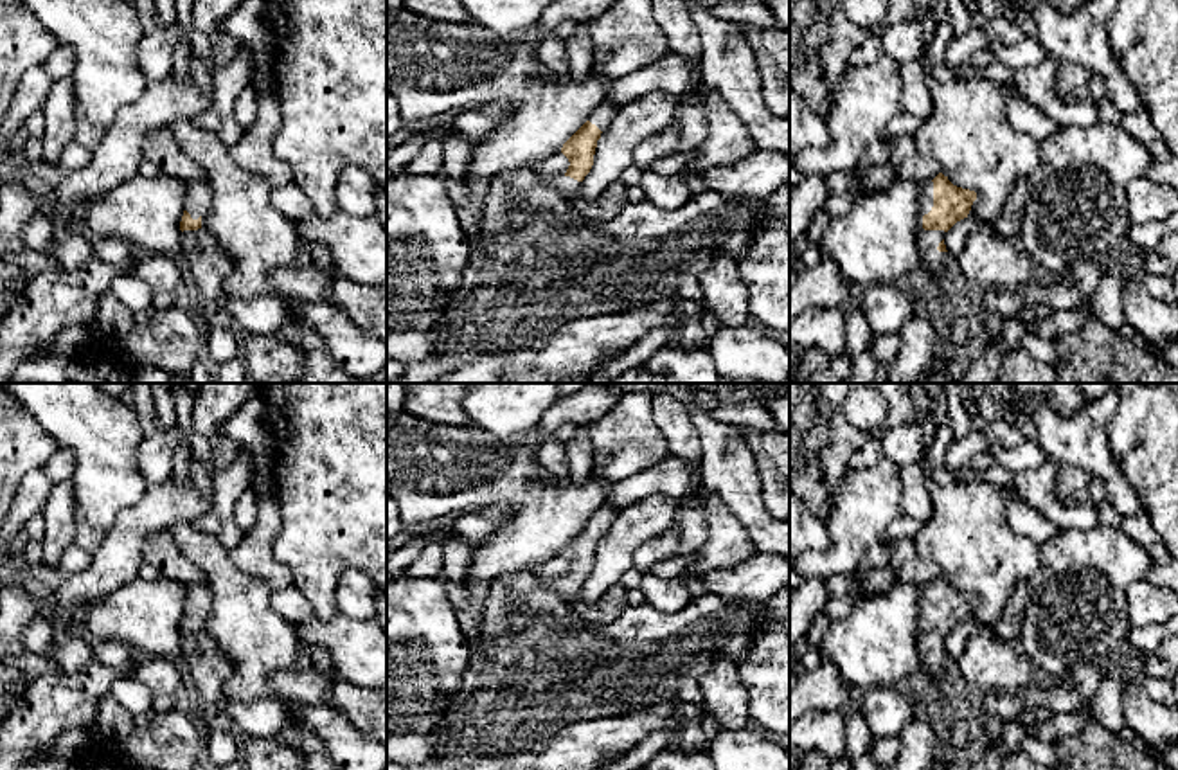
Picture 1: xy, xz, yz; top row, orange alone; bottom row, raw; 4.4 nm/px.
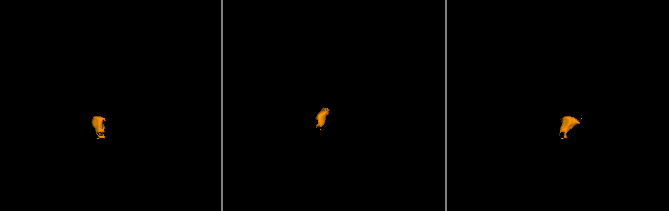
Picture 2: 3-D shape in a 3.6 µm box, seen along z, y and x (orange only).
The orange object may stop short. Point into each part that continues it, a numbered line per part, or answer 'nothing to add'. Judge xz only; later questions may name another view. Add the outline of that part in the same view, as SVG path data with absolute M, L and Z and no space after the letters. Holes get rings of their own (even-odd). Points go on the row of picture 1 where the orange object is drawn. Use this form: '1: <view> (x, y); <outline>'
1: xz (603, 114); M602 99L593 112L590 113L588 121L595 124L601 131L604 131L610 122L613 121L617 106L608 99Z
2: xz (551, 170); M556 151L550 157L534 162L531 171L549 184L563 200L572 201L581 194L581 182L565 175L568 166L568 158L561 151Z

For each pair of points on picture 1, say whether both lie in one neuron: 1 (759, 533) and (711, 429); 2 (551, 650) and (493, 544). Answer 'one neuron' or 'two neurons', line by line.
1: one neuron
2: two neurons

